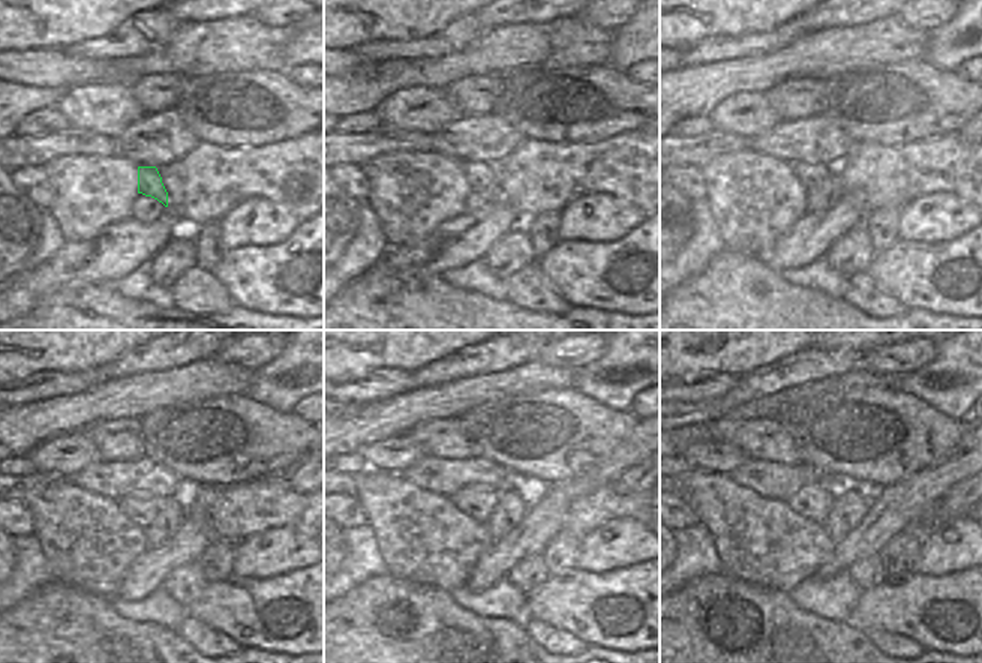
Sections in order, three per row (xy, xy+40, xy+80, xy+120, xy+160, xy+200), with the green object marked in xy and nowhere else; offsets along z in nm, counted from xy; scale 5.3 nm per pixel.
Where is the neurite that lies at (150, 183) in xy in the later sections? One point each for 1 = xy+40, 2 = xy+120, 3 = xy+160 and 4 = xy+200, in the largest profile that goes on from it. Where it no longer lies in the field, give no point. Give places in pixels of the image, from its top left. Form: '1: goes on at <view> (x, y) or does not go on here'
1: goes on at xy+40 (480, 176)
2: goes on at xy+120 (141, 510)
3: goes on at xy+160 (479, 503)
4: goes on at xy+200 (814, 503)

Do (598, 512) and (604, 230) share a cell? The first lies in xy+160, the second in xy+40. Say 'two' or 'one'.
two

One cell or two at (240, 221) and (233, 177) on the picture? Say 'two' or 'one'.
two

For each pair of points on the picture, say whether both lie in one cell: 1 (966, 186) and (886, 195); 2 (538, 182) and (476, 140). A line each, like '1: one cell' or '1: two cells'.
1: one cell
2: two cells

